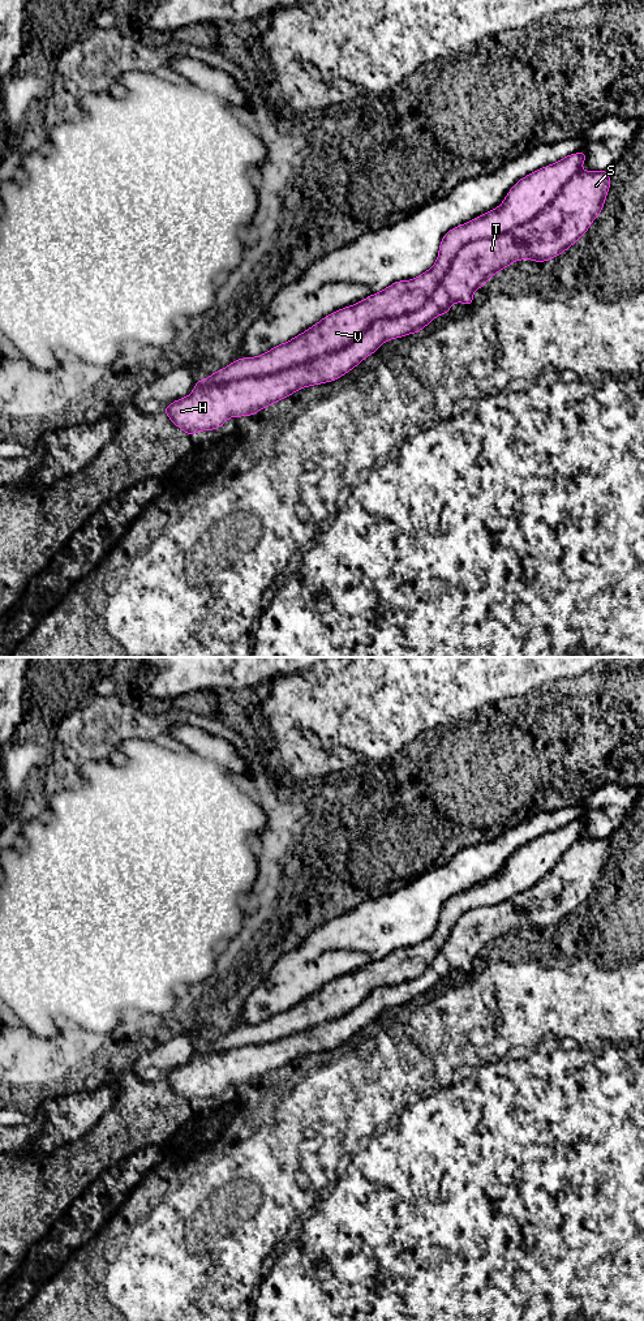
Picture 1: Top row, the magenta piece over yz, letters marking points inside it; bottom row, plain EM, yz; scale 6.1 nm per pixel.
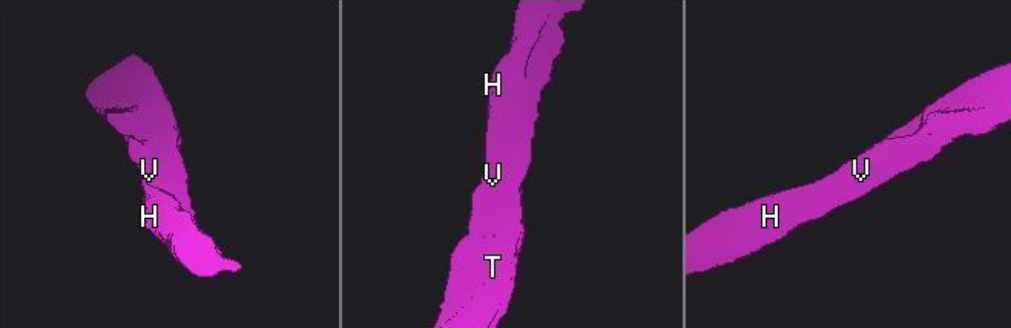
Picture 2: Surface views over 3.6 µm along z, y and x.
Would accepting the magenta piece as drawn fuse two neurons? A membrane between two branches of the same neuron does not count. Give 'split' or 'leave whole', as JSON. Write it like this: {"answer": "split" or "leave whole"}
{"answer": "split"}

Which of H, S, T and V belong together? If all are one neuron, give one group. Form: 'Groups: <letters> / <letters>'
Groups: H S T / V

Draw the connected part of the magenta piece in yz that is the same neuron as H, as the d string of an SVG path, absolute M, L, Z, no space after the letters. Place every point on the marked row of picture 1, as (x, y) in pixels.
M579 171L561 189L555 200L529 222L498 237L477 239L464 244L452 258L445 278L434 293L420 309L396 318L377 319L359 339L336 352L279 373L193 390L188 396L172 402L162 411L167 413L176 426L190 436L202 430L219 429L231 416L252 416L300 389L332 382L362 363L365 357L375 353L382 343L420 333L422 327L430 325L433 318L447 314L454 303L464 303L471 306L473 292L485 287L488 278L494 276L511 263L519 260L545 262L562 254L588 231L592 222L598 216L609 189L610 175L607 171Z

